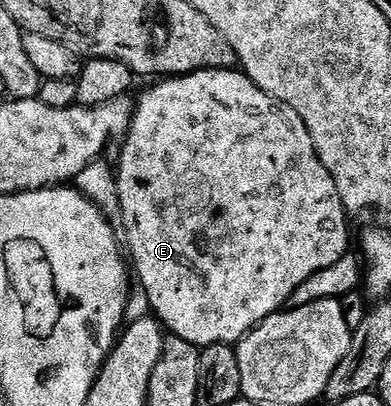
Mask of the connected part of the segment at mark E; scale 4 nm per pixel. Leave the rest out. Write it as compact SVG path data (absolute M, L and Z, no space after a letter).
M201 68L198 72L188 72L184 76L169 76L153 84L156 85L146 89L140 104L138 100L135 105L132 124L128 128L127 136L122 140L124 149L120 152L120 168L118 164L115 169L126 252L130 257L135 279L136 276L140 279L139 287L146 294L149 309L171 335L186 338L186 342L200 348L211 344L235 345L253 328L257 328L267 316L281 311L291 301L294 290L298 290L298 286L306 282L306 278L318 274L318 270L334 266L334 262L349 255L350 213L344 208L342 198L338 194L338 186L334 186L334 178L330 178L330 170L322 166L322 158L316 152L314 138L310 138L310 130L306 130L306 122L298 118L294 106L286 106L286 102L278 102L278 98L266 94L266 90L258 87L243 71L230 68Z

